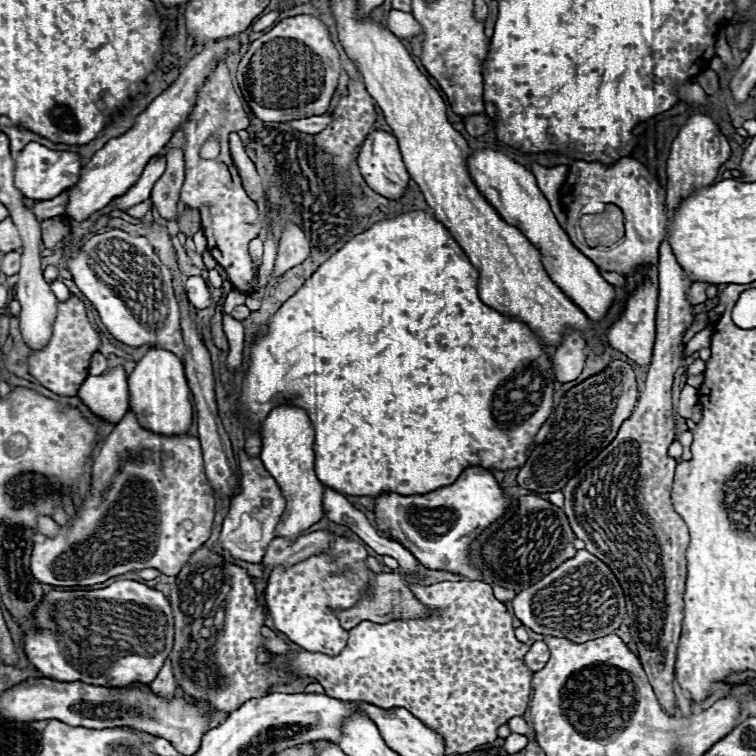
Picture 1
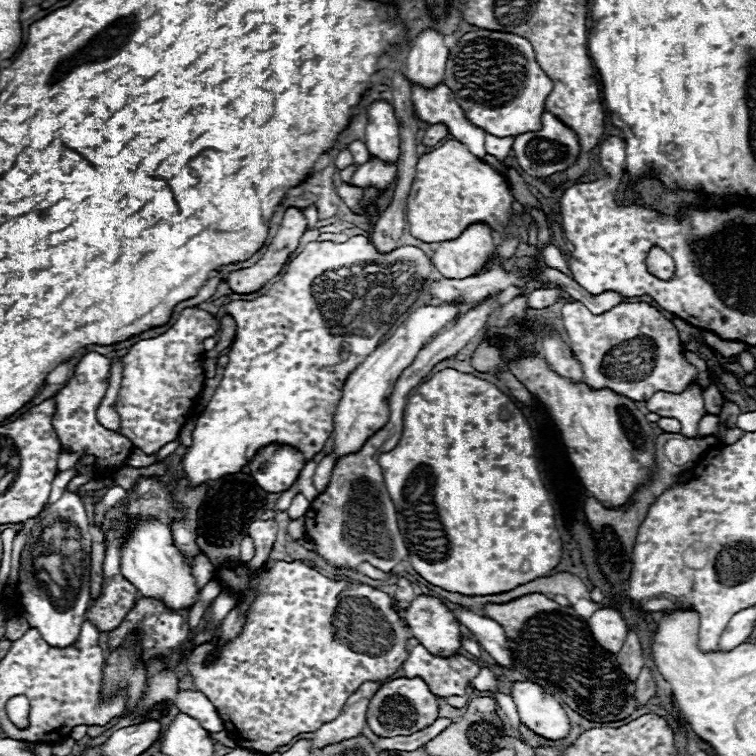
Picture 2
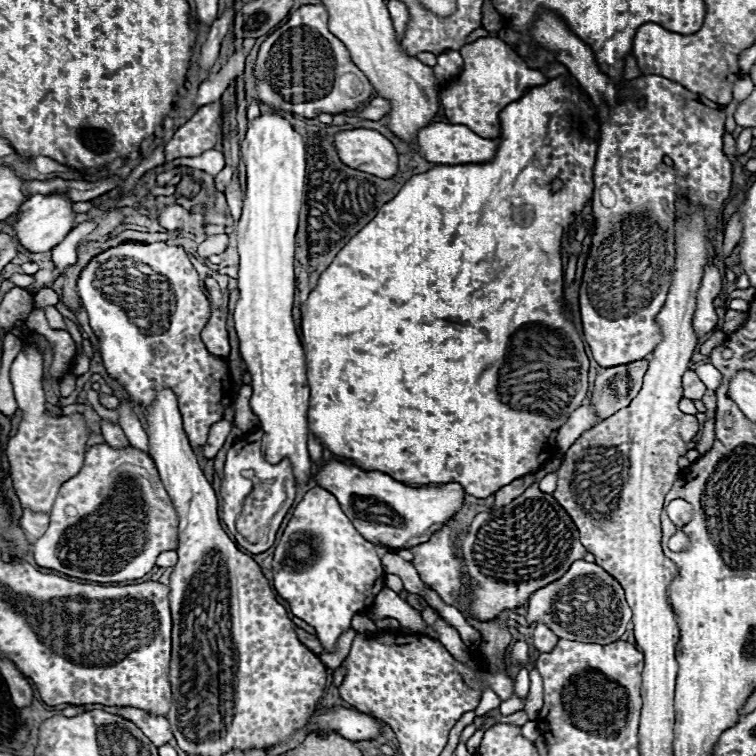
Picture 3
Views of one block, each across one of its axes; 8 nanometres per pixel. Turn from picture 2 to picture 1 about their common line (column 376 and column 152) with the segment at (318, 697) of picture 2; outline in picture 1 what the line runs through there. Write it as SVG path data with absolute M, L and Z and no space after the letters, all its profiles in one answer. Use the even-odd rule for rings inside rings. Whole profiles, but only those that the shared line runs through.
M120 580L90 592L52 590L34 612L34 624L38 634L24 634L26 656L44 678L58 682L150 684L168 658L174 638L174 618L164 594L134 580Z

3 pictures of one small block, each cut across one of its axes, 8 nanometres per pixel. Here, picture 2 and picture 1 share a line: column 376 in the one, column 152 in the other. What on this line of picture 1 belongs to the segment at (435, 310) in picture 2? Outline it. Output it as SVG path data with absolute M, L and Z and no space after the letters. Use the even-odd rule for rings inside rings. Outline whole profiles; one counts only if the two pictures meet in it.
M148 348L148 352L136 362L136 368L128 376L130 408L136 412L138 422L158 434L186 434L192 422L190 388L184 376L182 360L162 348Z

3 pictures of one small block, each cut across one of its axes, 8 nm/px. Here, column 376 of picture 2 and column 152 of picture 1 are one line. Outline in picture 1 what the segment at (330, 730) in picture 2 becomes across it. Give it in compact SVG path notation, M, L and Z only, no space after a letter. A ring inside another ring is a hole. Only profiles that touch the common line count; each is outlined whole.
M170 658L164 662L162 670L158 672L158 678L150 684L152 692L160 694L160 696L166 696L166 698L172 698L172 694L176 692L178 684L176 684L176 678L174 678L174 672L172 672L172 662Z

